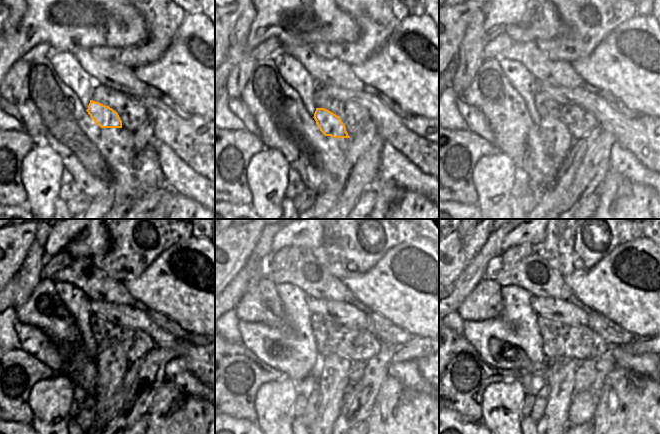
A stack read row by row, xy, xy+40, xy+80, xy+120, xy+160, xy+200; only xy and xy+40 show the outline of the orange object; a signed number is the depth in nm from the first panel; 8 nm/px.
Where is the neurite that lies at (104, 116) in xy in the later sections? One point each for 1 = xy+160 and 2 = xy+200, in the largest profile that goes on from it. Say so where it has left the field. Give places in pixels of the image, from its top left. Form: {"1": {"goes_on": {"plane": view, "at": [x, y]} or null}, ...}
{"1": {"goes_on": {"plane": "xy+160", "at": [335, 377]}}, "2": {"goes_on": {"plane": "xy+200", "at": [560, 378]}}}

